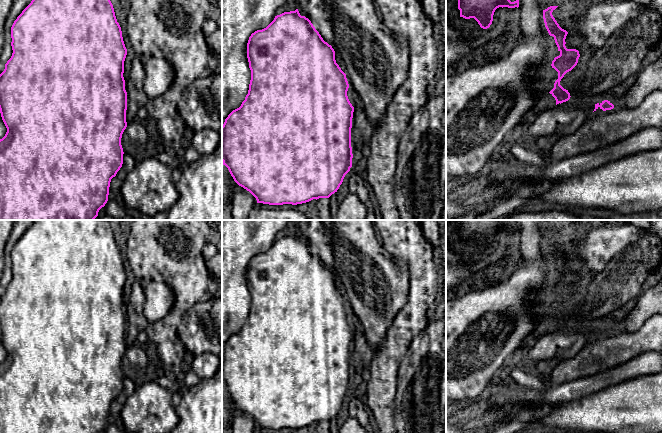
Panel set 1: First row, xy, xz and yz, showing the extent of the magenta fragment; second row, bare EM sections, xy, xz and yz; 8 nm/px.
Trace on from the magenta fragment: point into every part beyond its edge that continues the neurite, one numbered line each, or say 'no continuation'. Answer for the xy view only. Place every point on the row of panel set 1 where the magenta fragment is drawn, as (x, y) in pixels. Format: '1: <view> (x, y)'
no continuation

